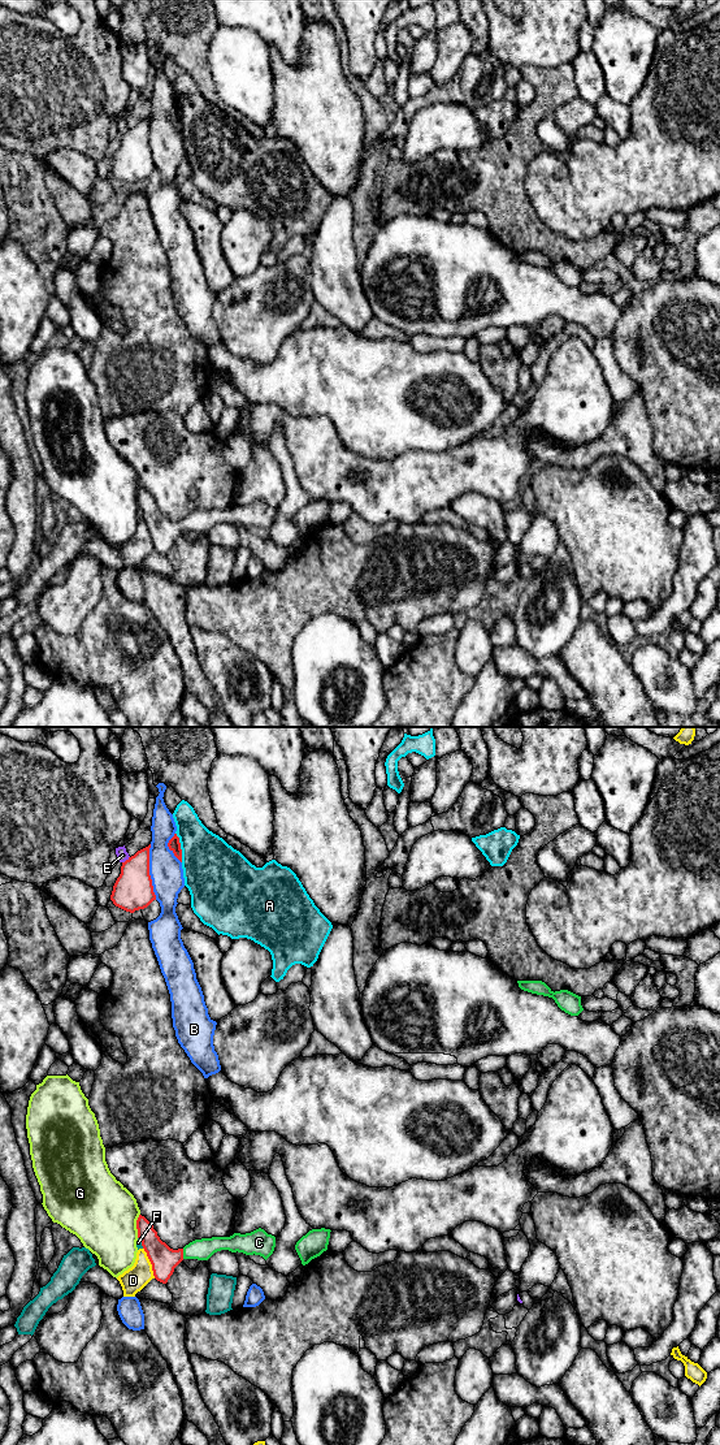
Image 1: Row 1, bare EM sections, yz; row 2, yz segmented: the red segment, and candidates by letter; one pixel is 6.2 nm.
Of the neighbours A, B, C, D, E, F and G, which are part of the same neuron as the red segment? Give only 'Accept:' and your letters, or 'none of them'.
Accept: C

